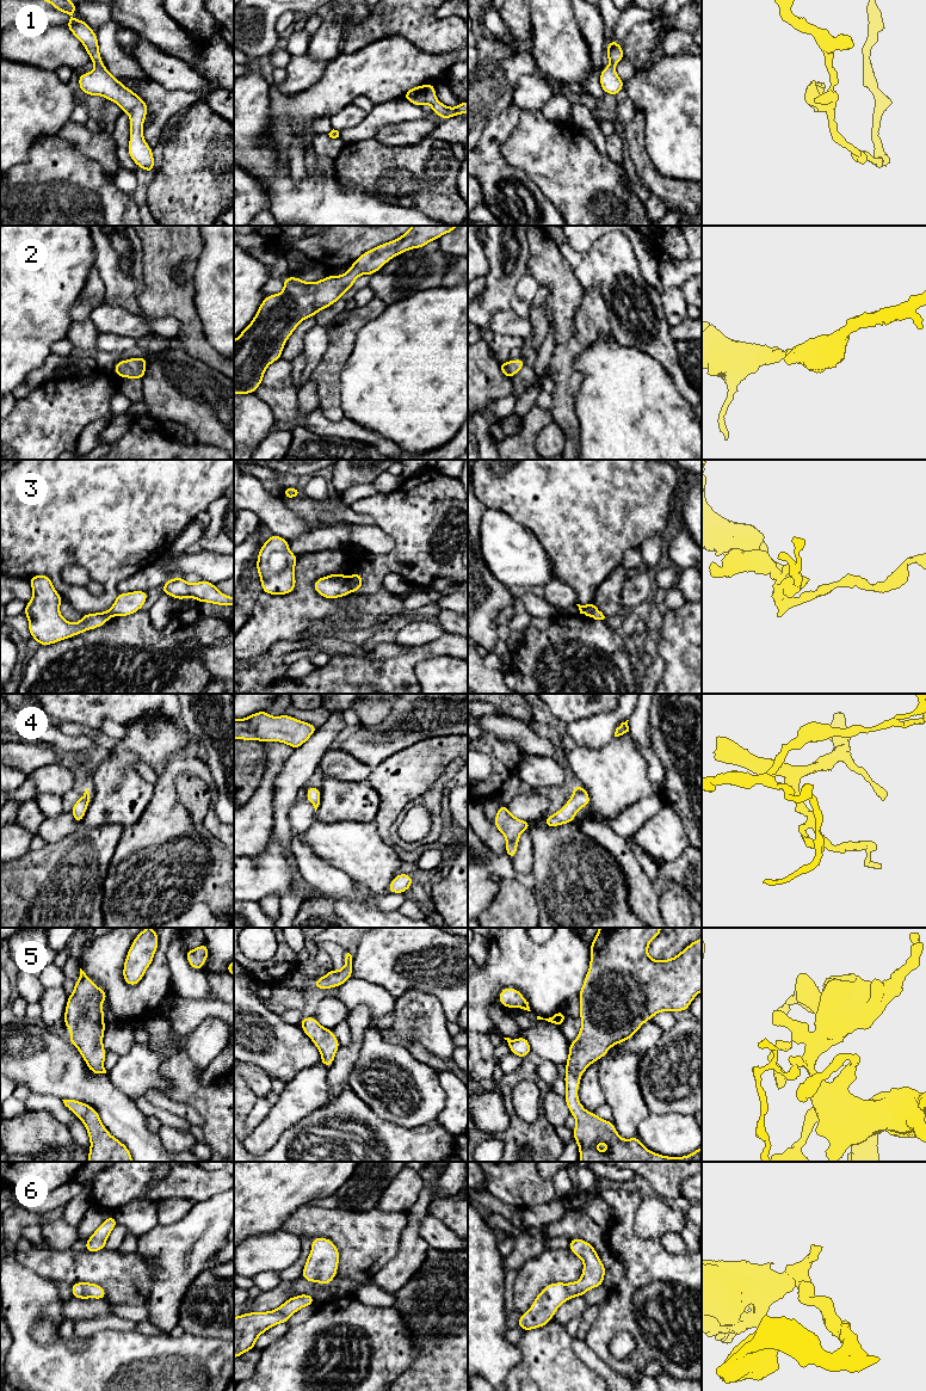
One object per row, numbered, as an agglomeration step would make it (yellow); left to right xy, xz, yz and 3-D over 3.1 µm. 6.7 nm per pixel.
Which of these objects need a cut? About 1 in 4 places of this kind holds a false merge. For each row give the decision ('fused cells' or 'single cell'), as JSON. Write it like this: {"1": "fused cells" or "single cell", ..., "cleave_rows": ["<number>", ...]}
{"1": "single cell", "2": "single cell", "3": "fused cells", "4": "single cell", "5": "single cell", "6": "single cell", "cleave_rows": ["3"]}

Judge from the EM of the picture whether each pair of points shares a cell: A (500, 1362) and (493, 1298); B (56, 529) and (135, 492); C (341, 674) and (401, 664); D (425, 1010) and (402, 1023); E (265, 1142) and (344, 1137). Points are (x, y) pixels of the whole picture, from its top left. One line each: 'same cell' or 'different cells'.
A: same cell
B: same cell
C: same cell
D: same cell
E: different cells

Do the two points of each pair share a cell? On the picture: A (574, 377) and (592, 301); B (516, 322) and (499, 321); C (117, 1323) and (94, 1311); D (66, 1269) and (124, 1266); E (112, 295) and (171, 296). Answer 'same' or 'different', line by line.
A: same
B: same
C: different
D: same
E: different

